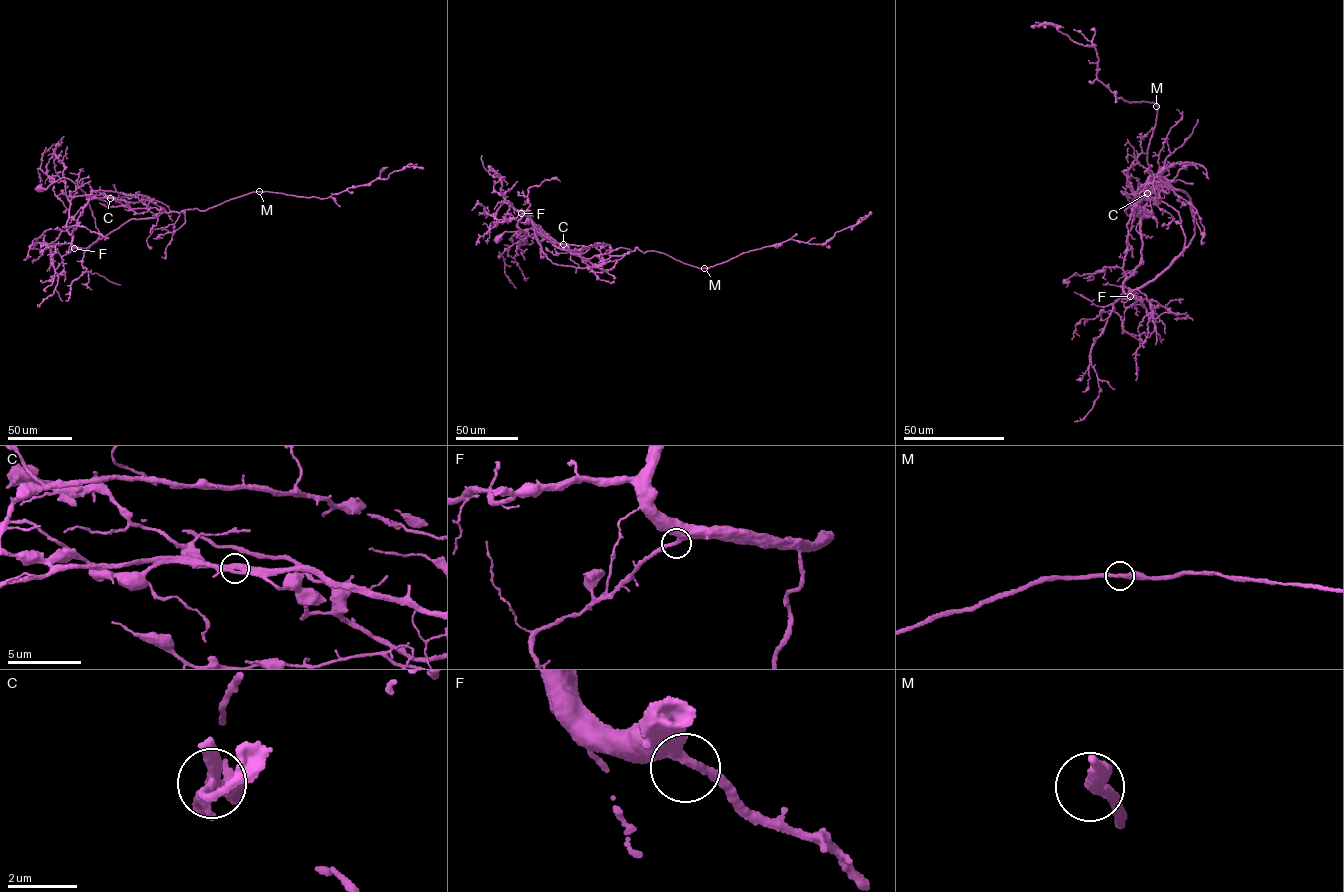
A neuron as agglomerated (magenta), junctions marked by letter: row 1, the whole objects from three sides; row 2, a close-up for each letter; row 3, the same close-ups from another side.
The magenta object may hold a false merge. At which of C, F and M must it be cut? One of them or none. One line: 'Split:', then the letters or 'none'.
Split: C

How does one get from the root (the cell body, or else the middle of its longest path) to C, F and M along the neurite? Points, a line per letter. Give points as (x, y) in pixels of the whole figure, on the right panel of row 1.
C: (1146, 212), (1135, 215), (1120, 191), (1171, 206), (1187, 247), (1187, 194), (1147, 193)
F: (1146, 212), (1135, 215), (1120, 191), (1156, 197), (1171, 206), (1179, 213), (1185, 243), (1166, 268), (1130, 296)
M: (1146, 212), (1135, 215), (1120, 191), (1171, 206), (1187, 247), (1194, 234), (1187, 194), (1144, 171), (1156, 106)

